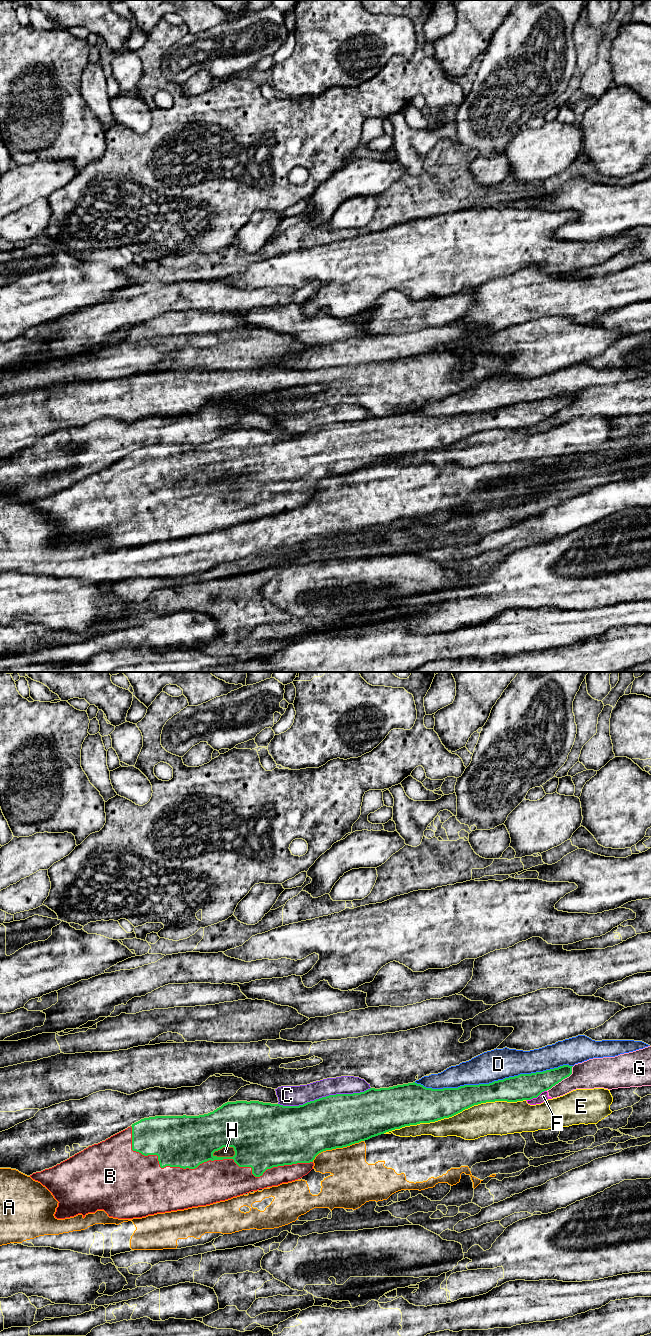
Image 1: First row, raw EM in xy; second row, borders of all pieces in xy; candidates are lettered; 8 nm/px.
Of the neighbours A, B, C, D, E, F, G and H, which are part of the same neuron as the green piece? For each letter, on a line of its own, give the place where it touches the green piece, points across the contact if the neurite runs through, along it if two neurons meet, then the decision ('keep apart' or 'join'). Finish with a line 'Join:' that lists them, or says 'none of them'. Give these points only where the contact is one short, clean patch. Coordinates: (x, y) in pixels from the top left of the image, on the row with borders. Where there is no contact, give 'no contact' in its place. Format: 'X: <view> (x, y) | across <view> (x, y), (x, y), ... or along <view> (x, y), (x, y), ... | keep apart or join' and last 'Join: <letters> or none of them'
A: xy (337, 1147) | keep apart
B: xy (209, 1159) | join
C: xy (324, 1097) | keep apart
D: xy (494, 1081) | keep apart
E: xy (454, 1114) | keep apart
F: xy (536, 1097) | keep apart
G: xy (562, 1079) | keep apart
H: xy (224, 1157) | keep apart
Join: B

